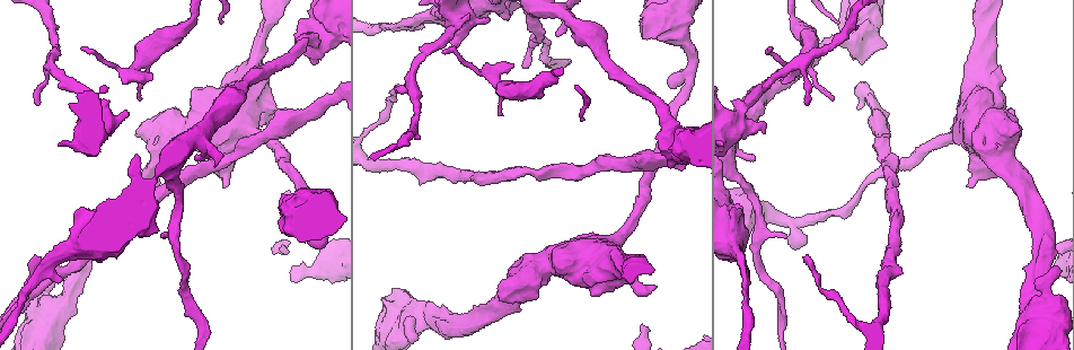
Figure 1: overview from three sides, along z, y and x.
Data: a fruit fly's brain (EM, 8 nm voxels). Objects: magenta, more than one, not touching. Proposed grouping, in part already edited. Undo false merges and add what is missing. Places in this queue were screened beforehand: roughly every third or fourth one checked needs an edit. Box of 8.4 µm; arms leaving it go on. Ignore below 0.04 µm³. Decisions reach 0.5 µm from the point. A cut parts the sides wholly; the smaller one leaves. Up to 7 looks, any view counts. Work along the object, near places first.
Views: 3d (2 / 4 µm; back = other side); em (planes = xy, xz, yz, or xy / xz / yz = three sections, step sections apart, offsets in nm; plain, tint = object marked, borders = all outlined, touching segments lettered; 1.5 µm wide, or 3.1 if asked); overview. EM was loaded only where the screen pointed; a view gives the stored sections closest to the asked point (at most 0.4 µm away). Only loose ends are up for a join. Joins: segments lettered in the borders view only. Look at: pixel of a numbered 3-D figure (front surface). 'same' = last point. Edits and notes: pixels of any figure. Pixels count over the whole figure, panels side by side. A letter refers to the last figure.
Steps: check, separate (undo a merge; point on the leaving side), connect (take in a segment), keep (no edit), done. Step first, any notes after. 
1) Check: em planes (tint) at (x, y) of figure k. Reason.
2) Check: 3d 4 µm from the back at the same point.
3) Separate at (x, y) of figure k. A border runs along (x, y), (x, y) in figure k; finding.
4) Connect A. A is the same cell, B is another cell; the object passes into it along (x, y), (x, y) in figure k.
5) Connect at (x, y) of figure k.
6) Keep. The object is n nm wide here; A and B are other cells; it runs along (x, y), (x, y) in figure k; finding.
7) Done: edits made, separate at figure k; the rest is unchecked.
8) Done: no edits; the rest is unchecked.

Check: 3d 2 µm at (554, 72) of figure 1. Calibre changes.

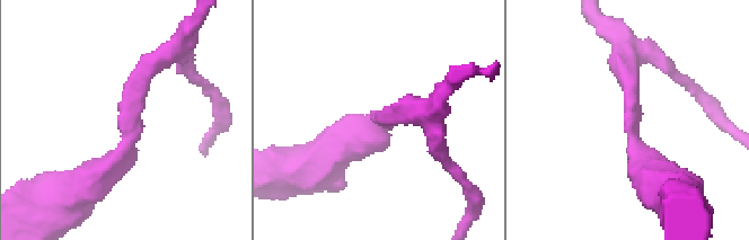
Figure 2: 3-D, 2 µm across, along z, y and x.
Check: em planes (tint) at (633, 145) of figure 2. Now the EM.

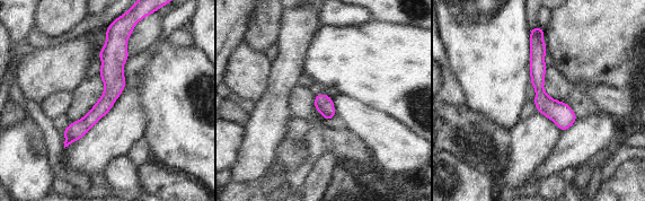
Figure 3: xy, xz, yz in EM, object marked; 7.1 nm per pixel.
Check: em planes (borders) at the same point. See the neighbours.

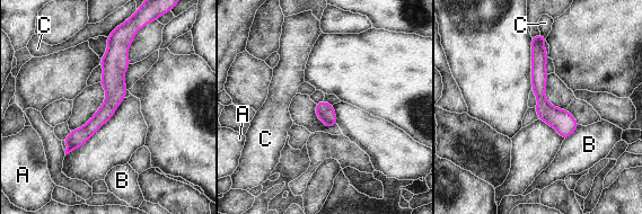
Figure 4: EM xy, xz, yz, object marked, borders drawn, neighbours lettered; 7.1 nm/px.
Keep. A, B and C are other cells; it runs along (114, 39), (114, 98), (70, 148) in figure 4; continuous, no second cell.

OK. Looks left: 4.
Check: 3d 4 µm at (772, 49) of figure 1. Thin end.

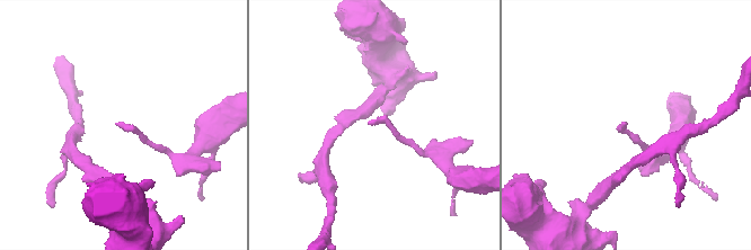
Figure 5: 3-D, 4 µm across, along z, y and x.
Check: em planes (borders) at (626, 125) of figure 5. Shape alone is not enough.

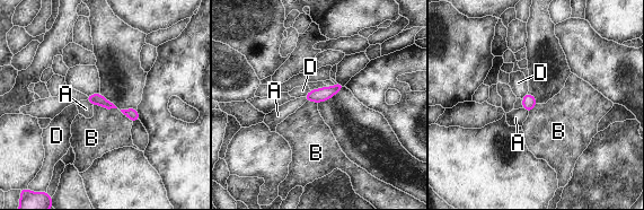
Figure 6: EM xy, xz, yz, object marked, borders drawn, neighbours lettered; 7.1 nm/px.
Keep. A, B and D are other cells; a border runs along (93, 104), (116, 108) in figure 6; none of them fits.

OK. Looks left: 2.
Check: em planes (borders) at (806, 257) of figure 1. An open end.

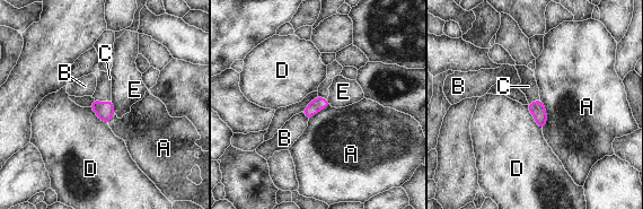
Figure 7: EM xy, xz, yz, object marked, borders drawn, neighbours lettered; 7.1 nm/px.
Connect C. The object is 90 nm wide here; C is the same cell, A, B, D and E are other cells; the object passes into it along (104, 110), (103, 102), (103, 93) in figure 7; it goes on there.

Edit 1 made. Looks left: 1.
Done: edits made, connect at figure 7; the rest is unchecked.

